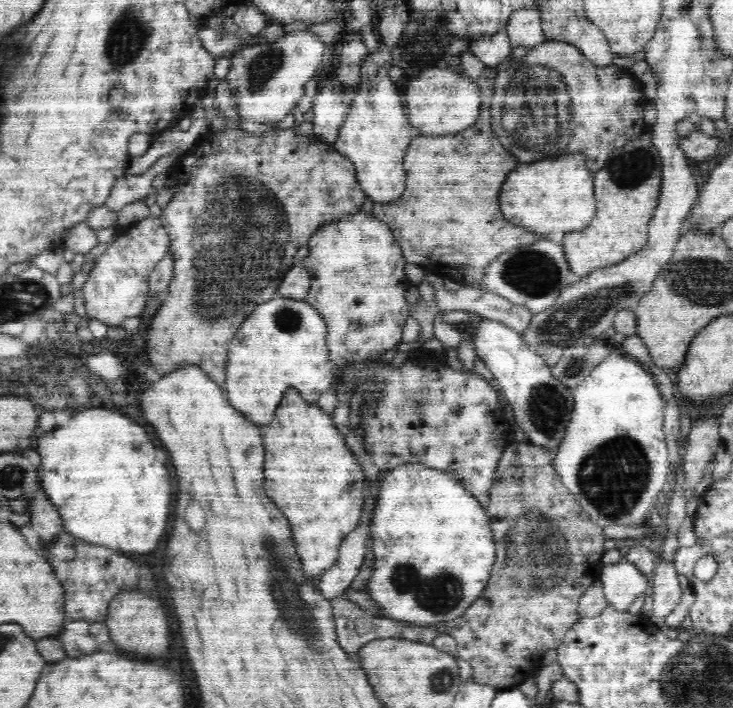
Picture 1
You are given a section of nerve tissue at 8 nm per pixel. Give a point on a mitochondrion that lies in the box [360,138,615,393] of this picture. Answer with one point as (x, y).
(533, 272)

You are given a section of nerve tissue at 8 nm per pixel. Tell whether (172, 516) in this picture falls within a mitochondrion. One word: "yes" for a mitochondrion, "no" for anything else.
no

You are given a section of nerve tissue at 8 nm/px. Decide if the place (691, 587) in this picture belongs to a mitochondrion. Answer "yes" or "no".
no

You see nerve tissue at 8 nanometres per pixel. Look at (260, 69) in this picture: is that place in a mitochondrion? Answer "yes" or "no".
yes

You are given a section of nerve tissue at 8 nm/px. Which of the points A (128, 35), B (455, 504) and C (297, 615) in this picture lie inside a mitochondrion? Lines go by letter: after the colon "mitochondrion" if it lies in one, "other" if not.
A: mitochondrion
B: other
C: mitochondrion

